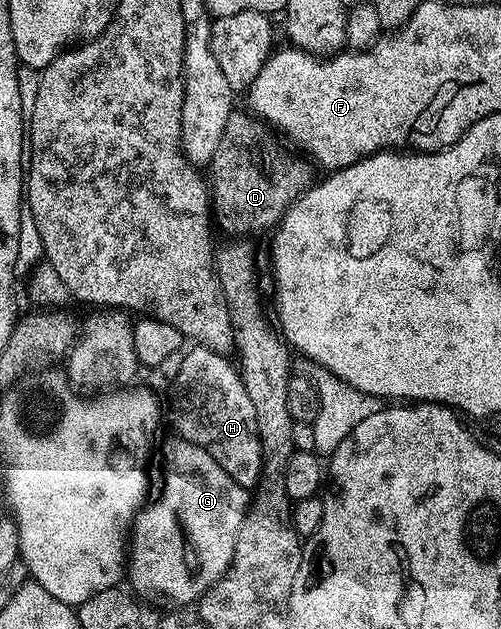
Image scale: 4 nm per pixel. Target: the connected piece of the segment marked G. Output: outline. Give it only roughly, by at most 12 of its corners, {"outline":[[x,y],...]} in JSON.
{"outline":[[177,437],[127,543],[138,596],[193,605],[250,507]]}

